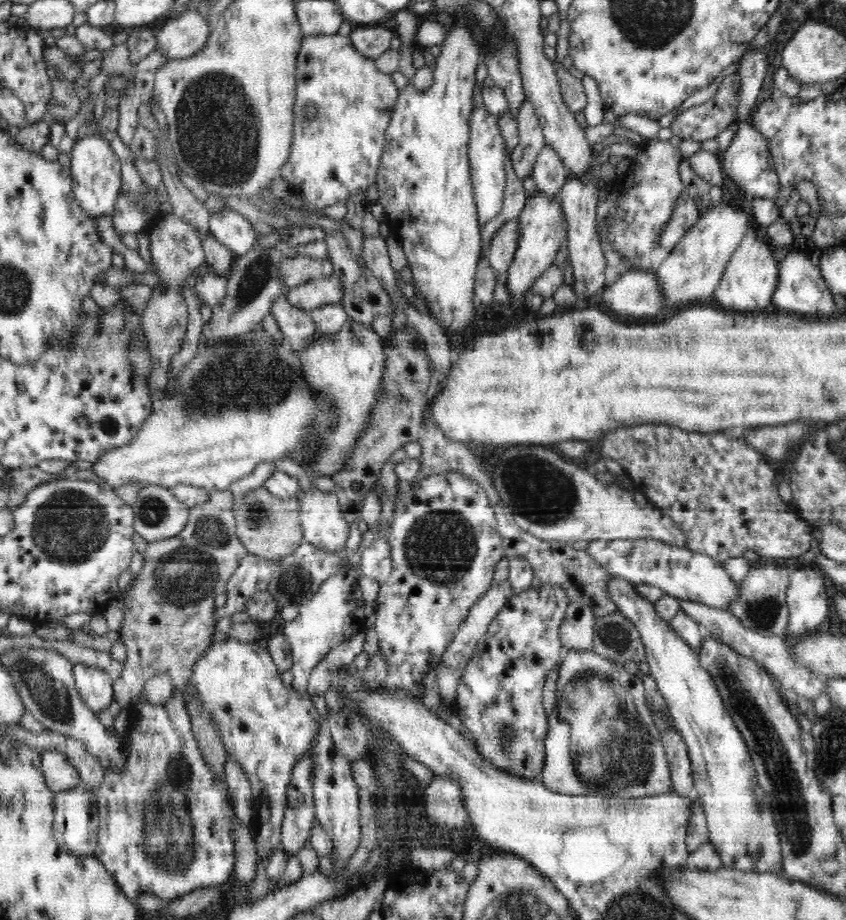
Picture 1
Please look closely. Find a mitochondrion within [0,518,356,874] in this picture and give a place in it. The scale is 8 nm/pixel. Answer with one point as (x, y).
(49, 694)

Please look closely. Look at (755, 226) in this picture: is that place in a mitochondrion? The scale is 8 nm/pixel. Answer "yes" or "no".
no

